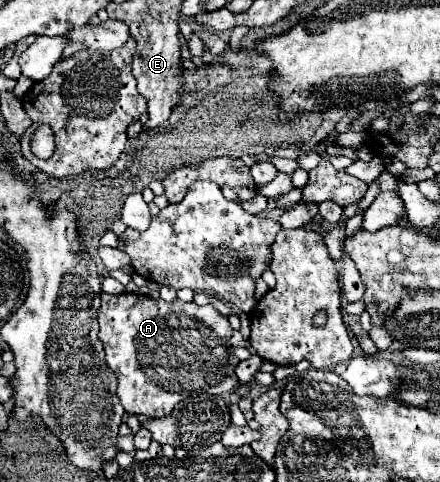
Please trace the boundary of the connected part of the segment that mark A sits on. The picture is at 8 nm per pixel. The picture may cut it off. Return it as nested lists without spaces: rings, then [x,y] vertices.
[[[137,293],[101,295],[99,339],[105,345],[107,367],[117,375],[117,397],[125,411],[133,415],[145,415],[151,419],[167,417],[191,391],[235,391],[239,385],[235,375],[239,359],[229,343],[231,333],[233,329],[227,317],[219,315],[213,305],[199,307],[197,303],[183,303],[179,299],[165,303],[163,299],[149,299]]]

